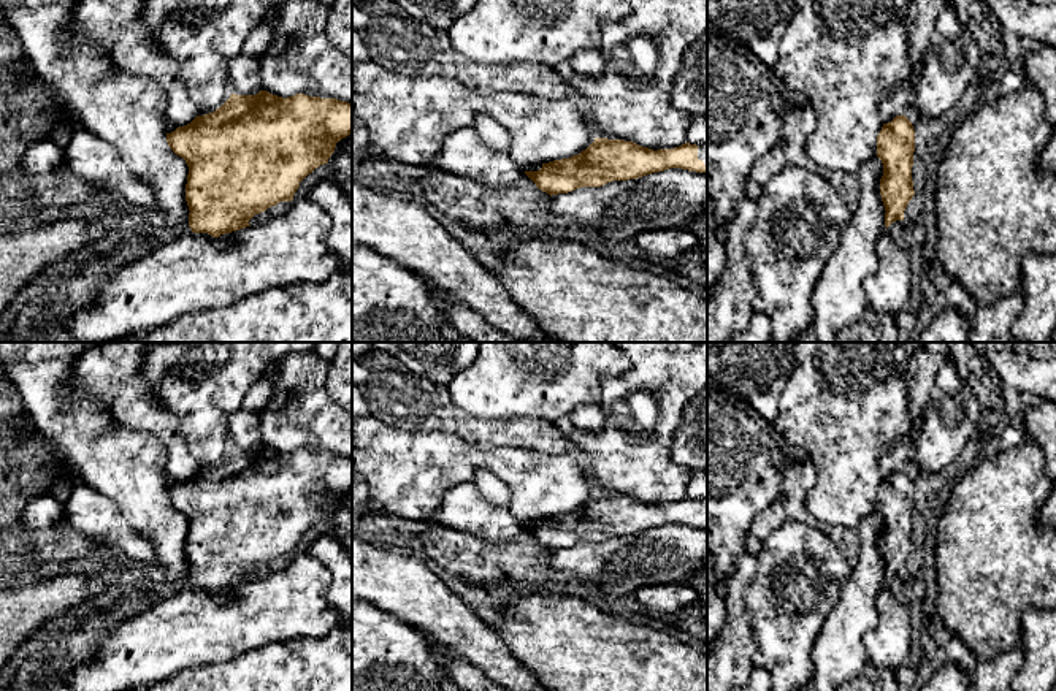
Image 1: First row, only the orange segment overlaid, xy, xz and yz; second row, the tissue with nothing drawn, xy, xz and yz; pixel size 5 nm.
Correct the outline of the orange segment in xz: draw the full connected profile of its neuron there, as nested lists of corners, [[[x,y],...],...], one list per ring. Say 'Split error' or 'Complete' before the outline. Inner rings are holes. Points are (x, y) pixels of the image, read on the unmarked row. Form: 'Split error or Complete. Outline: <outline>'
Split error. Outline: [[[595,493],[580,509],[525,526],[538,544],[552,550],[612,536],[637,534],[669,523],[707,528],[707,501],[685,498],[674,504],[649,504],[633,496]]]

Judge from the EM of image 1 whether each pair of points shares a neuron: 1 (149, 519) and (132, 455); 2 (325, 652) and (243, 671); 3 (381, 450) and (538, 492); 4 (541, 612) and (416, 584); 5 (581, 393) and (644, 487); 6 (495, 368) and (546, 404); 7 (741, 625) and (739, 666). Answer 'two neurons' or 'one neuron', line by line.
1: one neuron
2: one neuron
3: one neuron
4: two neurons
5: two neurons
6: one neuron
7: one neuron

